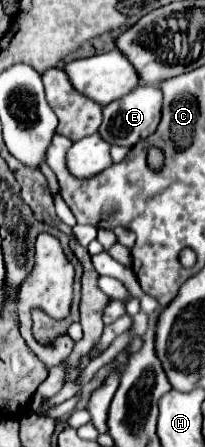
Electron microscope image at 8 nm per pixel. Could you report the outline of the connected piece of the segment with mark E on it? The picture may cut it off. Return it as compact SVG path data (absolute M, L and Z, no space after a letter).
M151 84L151 86L139 86L121 100L107 104L103 108L103 124L99 128L101 138L109 144L121 144L121 146L135 146L139 140L145 140L157 130L157 124L161 122L161 100L163 100L161 88Z

